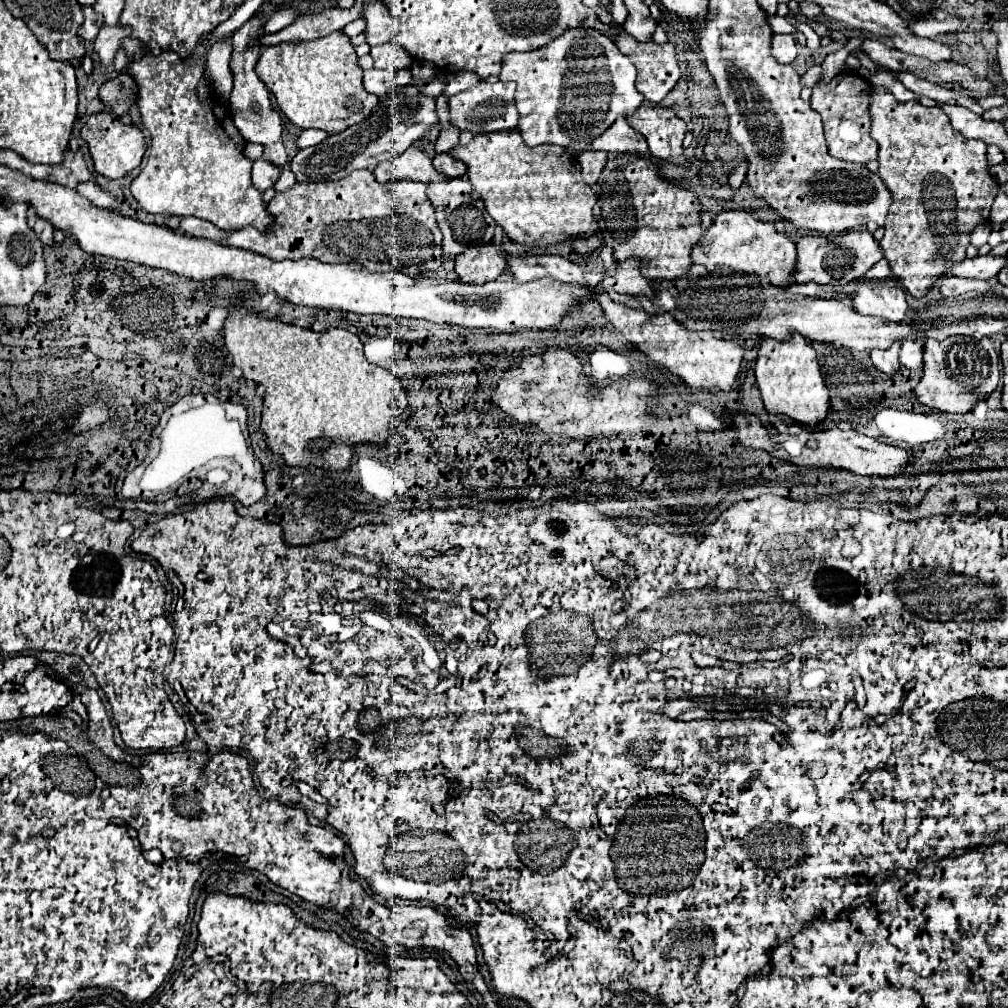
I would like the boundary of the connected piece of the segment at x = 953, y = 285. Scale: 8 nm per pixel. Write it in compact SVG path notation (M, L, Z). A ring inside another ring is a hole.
M946 275L942 277L942 287L940 293L944 297L958 297L962 293L970 293L976 291L980 295L990 293L992 285L988 281L978 281L978 279L962 279L962 277L954 277L954 275Z

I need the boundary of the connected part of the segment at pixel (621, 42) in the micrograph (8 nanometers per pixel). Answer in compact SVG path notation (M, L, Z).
M614 25L618 29L618 39L616 39L616 47L626 55L630 57L630 61L634 63L634 67L638 69L638 77L636 77L636 89L654 105L658 105L672 89L674 85L678 83L680 79L680 69L678 69L678 61L676 61L676 51L674 51L674 45L672 43L666 43L666 45L658 45L654 41L650 43L638 43L634 41L630 35L626 35L626 31L618 25Z

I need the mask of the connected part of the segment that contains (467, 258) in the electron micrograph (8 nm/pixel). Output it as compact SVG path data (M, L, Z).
M494 245L470 247L456 257L456 273L462 283L482 285L496 281L506 269L506 259L496 253Z

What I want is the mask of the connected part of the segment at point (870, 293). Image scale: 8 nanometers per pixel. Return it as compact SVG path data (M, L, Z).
M858 281L852 301L858 313L894 323L900 323L908 311L904 291L890 281Z

